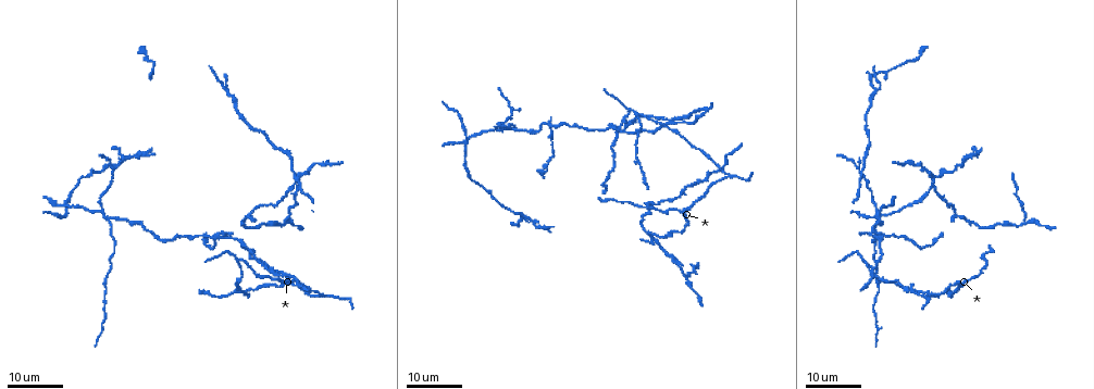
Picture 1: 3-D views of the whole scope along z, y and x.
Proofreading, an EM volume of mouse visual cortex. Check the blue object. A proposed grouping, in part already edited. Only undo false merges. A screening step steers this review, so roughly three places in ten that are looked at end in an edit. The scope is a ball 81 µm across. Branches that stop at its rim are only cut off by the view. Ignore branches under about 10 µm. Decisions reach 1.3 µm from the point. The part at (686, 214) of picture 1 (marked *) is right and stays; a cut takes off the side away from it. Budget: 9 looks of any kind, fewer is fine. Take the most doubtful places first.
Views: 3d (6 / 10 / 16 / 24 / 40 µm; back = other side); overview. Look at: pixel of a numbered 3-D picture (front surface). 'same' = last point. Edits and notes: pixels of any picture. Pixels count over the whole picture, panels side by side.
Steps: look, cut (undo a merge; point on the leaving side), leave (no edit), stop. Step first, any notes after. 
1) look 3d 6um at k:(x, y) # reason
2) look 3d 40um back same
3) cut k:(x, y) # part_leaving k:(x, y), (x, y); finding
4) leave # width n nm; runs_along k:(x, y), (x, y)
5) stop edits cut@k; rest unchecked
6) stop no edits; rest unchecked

look 3d 24um at 1:(640, 114) # abrupt turn

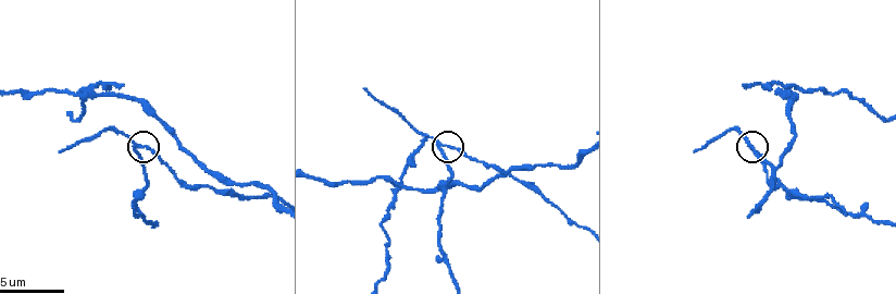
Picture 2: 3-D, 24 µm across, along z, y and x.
look 3d 6um at 2:(754, 145)

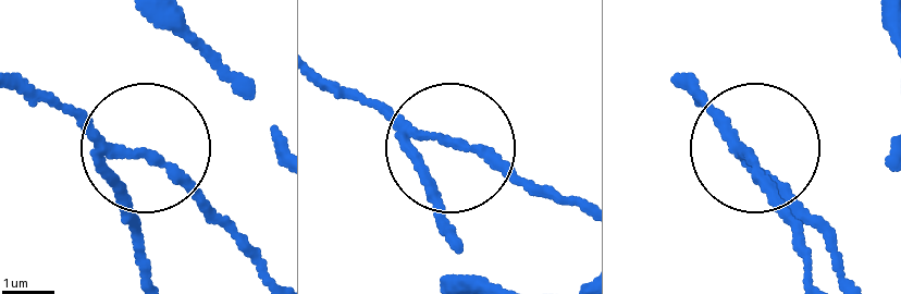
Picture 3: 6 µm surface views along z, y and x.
cut 3:(123, 190) # arms 3; part_leaving 3:(100, 139), (144, 278); two neurons meet here

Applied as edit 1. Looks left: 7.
look overview

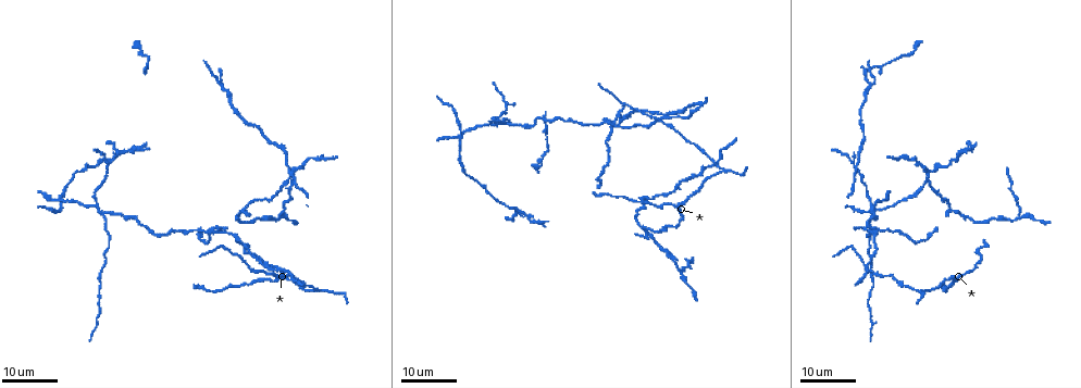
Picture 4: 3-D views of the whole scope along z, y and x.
look 3d 16um at 4:(724, 169) # two arms in line, one across

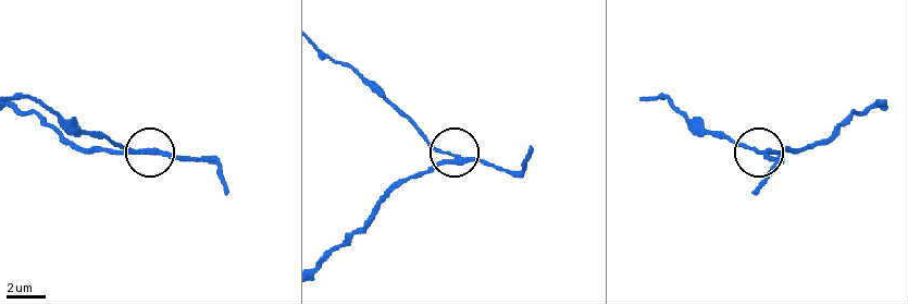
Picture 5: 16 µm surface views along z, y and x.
look 3d 10um at 5:(451, 161) # closer look

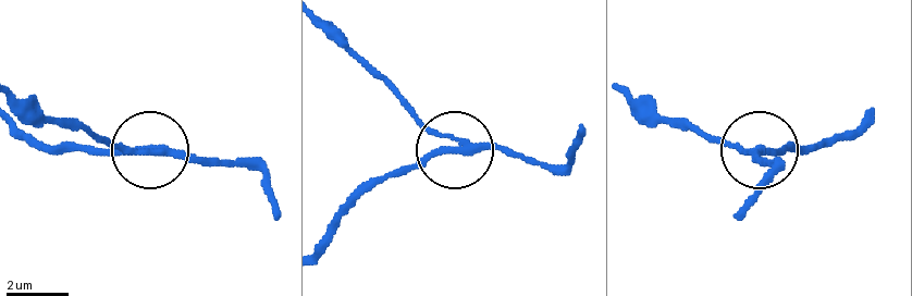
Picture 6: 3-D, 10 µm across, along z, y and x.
leave # arms 3; one neuron here

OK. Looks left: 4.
look 3d 16um at 4:(104, 215) # three arms meet

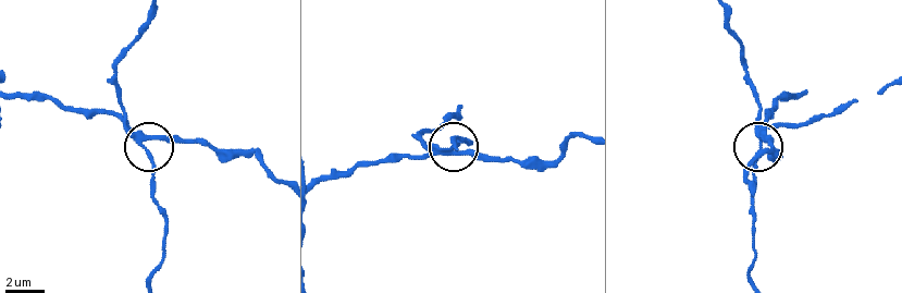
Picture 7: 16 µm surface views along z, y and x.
look 3d 10um at 7:(145, 149) # zoom in

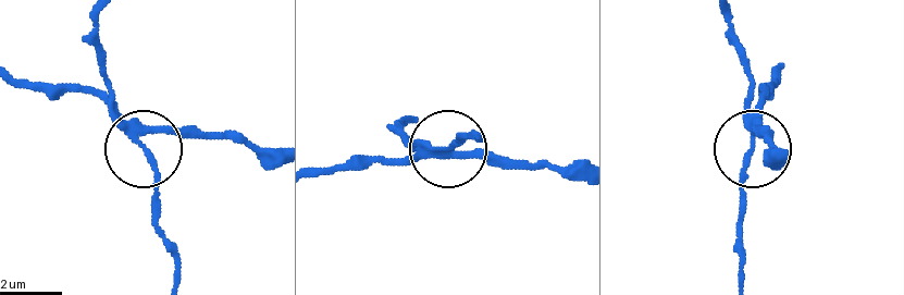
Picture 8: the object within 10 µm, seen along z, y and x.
look 3d 6um at 8:(147, 149) # zoom in

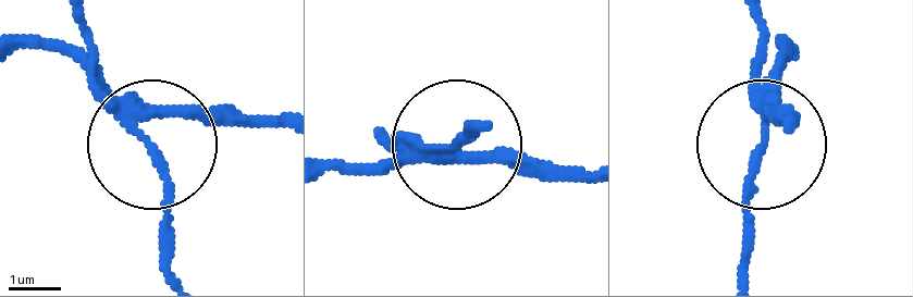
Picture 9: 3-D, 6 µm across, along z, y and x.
cut 9:(82, 27) # arms 3; part_leaving 9:(109, 107), (152, 155), (170, 271); a second neuron is stuck on

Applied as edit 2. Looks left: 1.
stop edits cut@3, cut@9; rest unchecked

